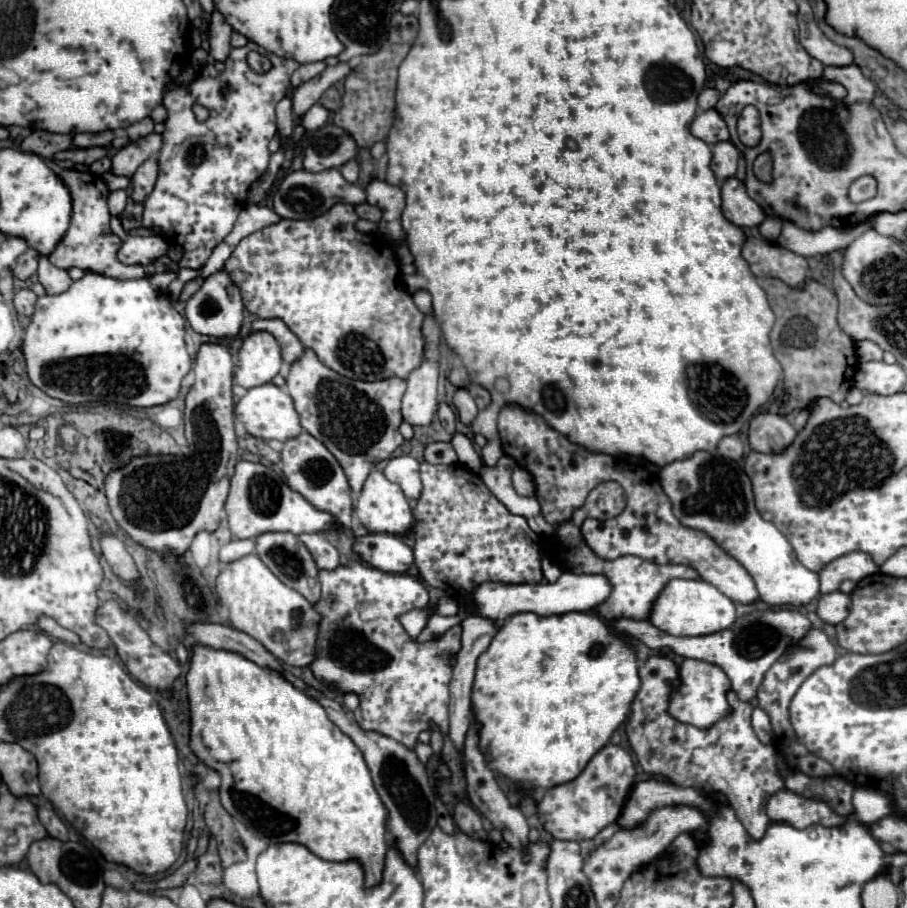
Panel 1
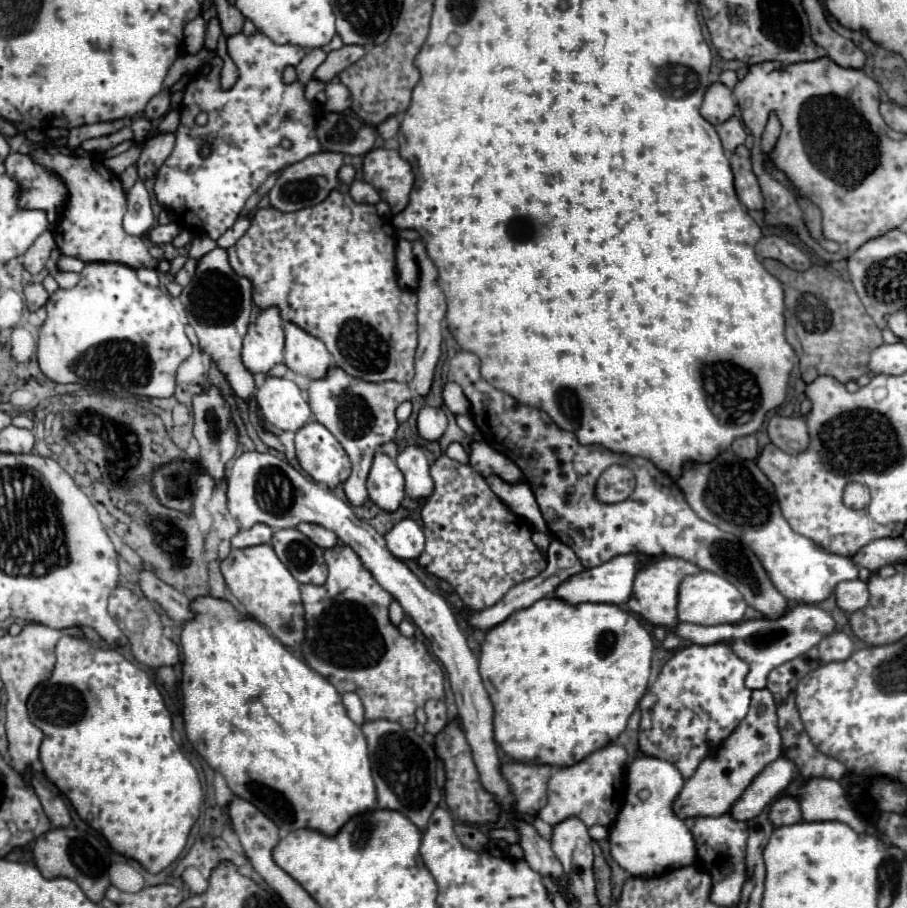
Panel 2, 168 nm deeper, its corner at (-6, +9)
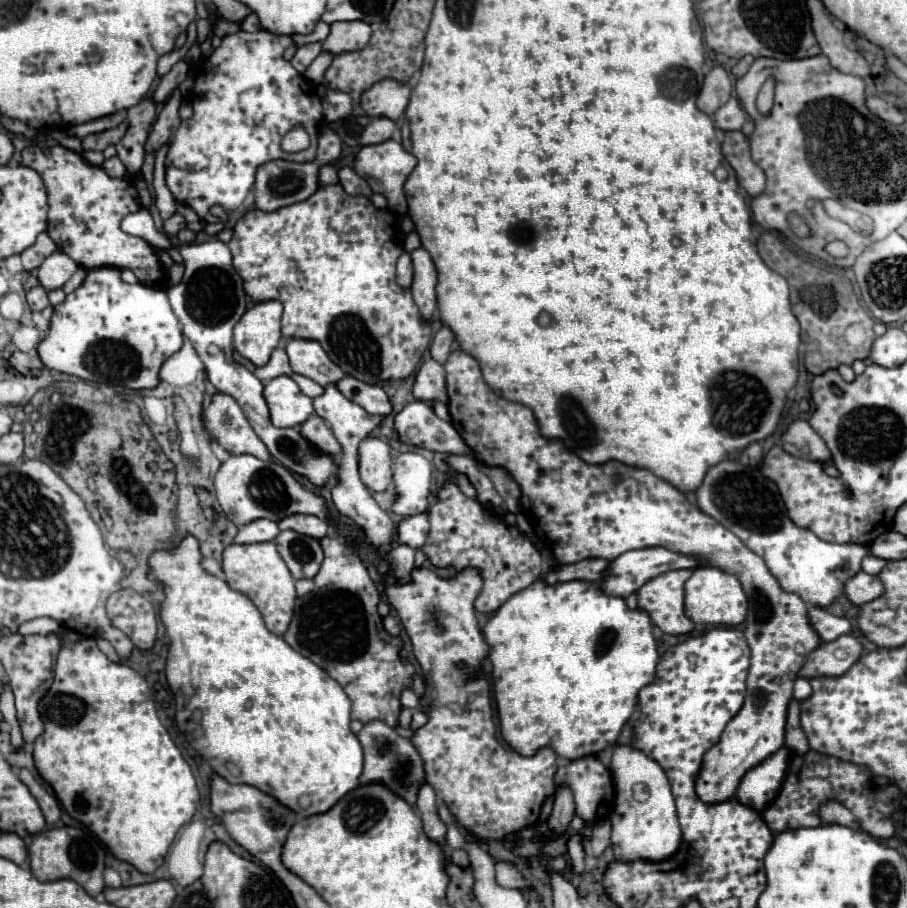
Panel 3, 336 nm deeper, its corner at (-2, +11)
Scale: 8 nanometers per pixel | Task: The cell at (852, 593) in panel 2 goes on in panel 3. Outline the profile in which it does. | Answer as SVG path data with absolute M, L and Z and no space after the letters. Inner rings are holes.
M860 571L858 575L854 575L846 583L846 595L856 605L864 605L868 601L874 601L882 593L884 593L884 585L882 585L880 577L878 575L868 575L864 571Z

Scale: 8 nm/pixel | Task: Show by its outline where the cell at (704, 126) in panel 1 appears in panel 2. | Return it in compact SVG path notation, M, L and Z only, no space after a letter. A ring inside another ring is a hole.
M714 83L712 87L708 87L700 115L708 119L708 123L712 125L720 125L728 121L734 113L736 113L736 99L732 91L722 83Z

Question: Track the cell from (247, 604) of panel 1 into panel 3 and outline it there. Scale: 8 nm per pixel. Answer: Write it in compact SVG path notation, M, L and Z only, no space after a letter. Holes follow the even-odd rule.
M272 541L252 543L252 545L232 543L224 549L222 567L226 573L226 583L232 589L236 589L242 595L252 599L252 603L262 613L268 631L272 631L276 635L284 635L284 631L288 629L290 619L292 619L296 589L294 589L294 577L290 575L284 559L280 557L280 553L276 549L276 545Z

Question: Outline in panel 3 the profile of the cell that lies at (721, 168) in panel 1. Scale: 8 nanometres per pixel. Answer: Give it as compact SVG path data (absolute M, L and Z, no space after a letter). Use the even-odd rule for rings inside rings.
M730 97L730 101L724 103L714 113L714 119L716 119L716 127L720 127L722 131L732 131L732 129L742 129L744 121L746 121L746 113L740 107L738 99L736 97Z

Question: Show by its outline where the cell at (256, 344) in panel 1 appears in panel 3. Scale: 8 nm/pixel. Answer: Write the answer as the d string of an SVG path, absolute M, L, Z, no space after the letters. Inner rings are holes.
M274 299L258 303L252 309L248 309L234 327L234 349L242 357L252 361L256 367L266 365L268 359L270 359L270 353L276 349L276 345L282 339L282 335L280 335L280 317L282 317L282 303L274 301Z

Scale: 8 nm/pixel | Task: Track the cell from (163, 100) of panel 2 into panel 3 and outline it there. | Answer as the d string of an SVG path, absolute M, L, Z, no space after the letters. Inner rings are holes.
M178 61L178 63L160 79L156 91L152 93L152 99L154 99L156 103L166 101L168 95L174 91L174 87L178 87L178 85L186 79L186 75L188 75L188 63L186 63L186 61Z

